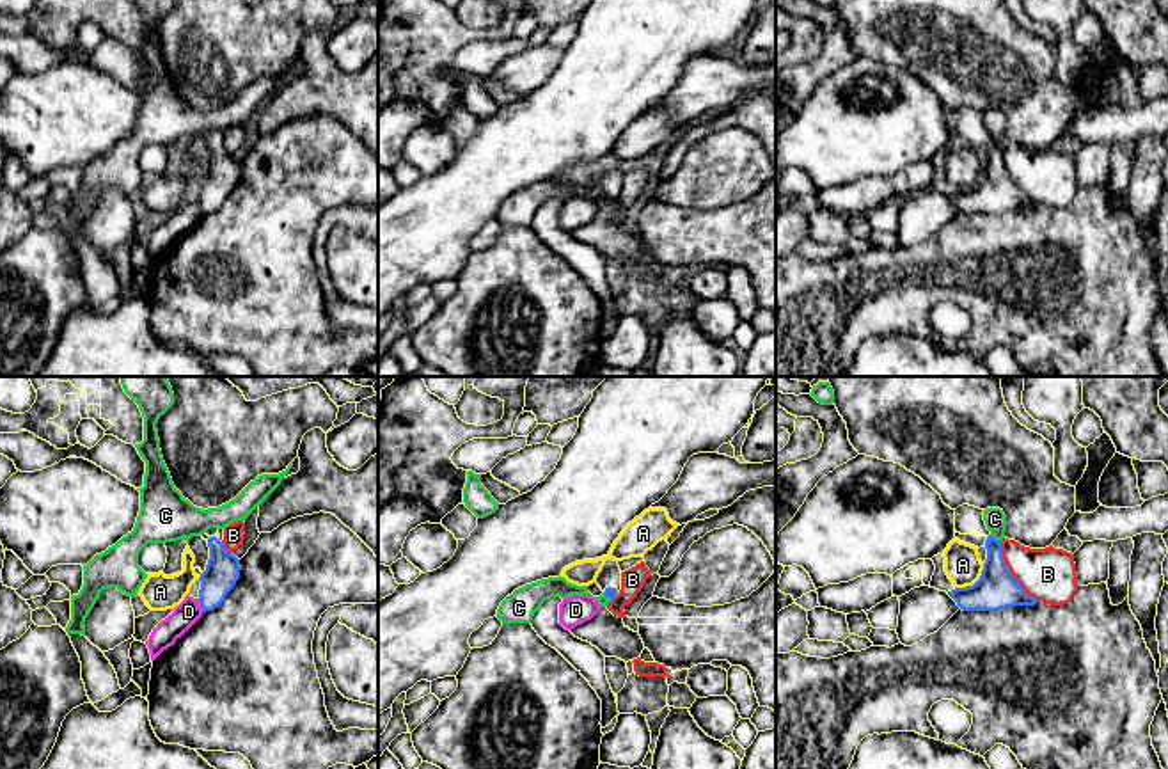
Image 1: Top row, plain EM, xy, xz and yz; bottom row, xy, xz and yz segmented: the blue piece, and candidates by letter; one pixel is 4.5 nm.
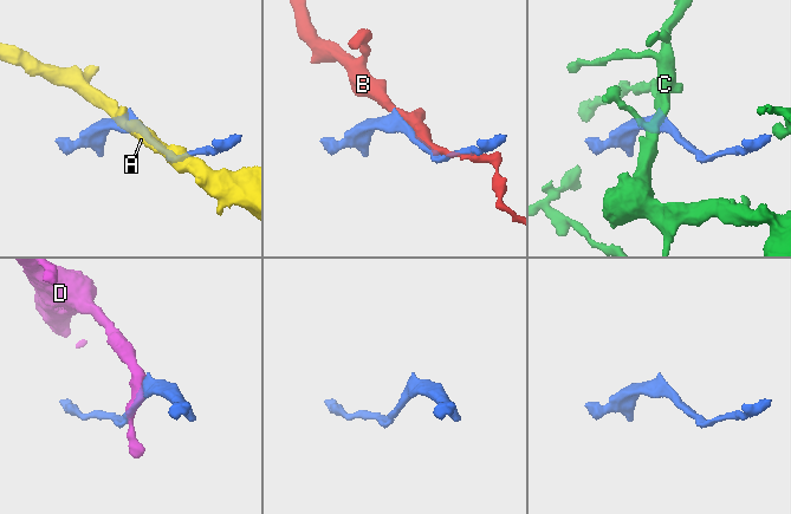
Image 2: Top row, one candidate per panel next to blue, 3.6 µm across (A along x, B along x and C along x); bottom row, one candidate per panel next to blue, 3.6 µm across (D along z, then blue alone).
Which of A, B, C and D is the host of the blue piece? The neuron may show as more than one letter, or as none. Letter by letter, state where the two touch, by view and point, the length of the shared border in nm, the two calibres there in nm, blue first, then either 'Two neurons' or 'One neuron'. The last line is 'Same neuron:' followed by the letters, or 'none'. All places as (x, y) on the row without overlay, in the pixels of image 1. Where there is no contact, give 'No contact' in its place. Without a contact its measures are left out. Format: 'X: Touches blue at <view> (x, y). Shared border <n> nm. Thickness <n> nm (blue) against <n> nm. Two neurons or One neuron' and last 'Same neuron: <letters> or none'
A: Touches blue at yz (975, 185). Shared border 180 nm. Thickness 190 nm (blue) against 170 nm. Two neurons
B: Touches blue at yz (1009, 174). Shared border 320 nm. Thickness 190 nm (blue) against 240 nm. Two neurons
C: Touches blue at yz (994, 141). Shared border 60 nm. Thickness 190 nm (blue) against 100 nm. Two neurons
D: Touches blue at xy (201, 208). Shared border 70 nm. Thickness 160 nm (blue) against 110 nm. Two neurons
Same neuron: none

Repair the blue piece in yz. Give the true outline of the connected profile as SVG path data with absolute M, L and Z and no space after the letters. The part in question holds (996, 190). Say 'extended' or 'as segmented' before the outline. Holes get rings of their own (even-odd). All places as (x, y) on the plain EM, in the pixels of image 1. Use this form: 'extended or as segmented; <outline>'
as segmented; M989 137L985 151L987 162L980 181L973 188L948 194L957 208L962 213L999 213L1014 208L1035 208L1037 202L1010 176L999 142Z

